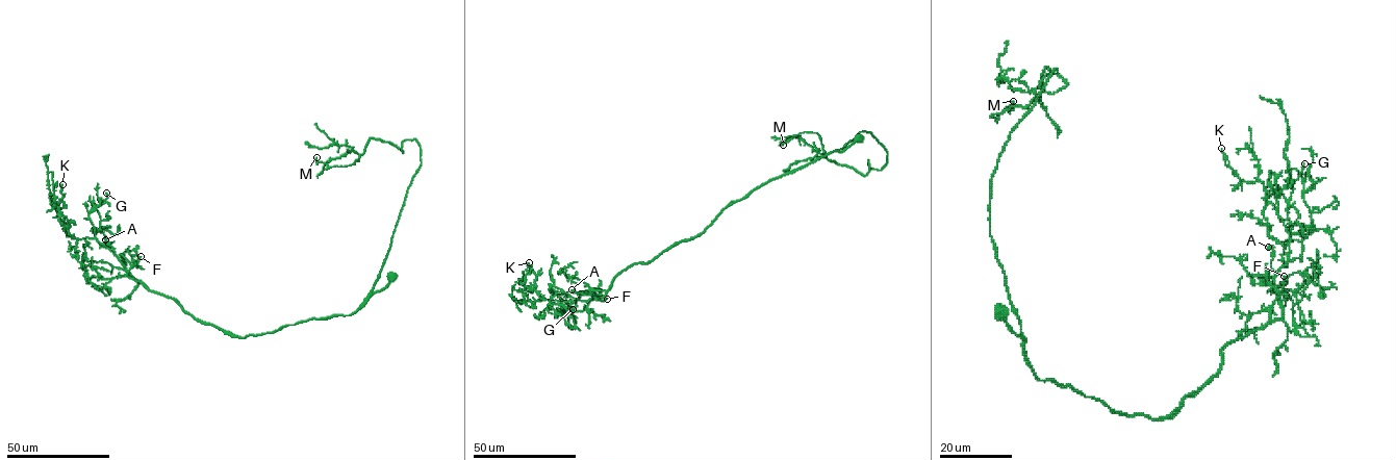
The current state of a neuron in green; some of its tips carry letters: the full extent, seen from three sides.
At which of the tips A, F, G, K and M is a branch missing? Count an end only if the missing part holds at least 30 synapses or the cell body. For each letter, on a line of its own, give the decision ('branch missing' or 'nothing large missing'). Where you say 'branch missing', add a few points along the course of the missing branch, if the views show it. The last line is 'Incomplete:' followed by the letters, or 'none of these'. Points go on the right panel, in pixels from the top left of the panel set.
A: nothing large missing
F: nothing large missing
G: nothing large missing
K: nothing large missing
M: nothing large missing
Incomplete: none of these

